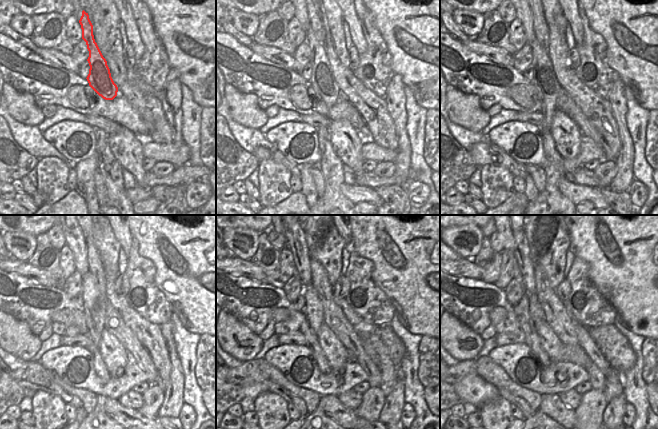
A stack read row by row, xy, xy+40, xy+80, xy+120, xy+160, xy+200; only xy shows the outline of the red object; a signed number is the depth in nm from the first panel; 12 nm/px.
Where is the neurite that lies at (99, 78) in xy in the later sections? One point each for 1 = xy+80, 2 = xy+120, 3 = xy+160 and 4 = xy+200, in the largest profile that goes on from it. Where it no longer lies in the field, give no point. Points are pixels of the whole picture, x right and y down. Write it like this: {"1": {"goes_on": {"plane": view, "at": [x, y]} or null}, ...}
{"1": {"goes_on": {"plane": "xy+80", "at": [545, 79]}}, "2": {"goes_on": {"plane": "xy+120", "at": [94, 303]}}, "3": {"goes_on": {"plane": "xy+160", "at": [313, 308]}}, "4": {"goes_on": {"plane": "xy+200", "at": [537, 314]}}}

